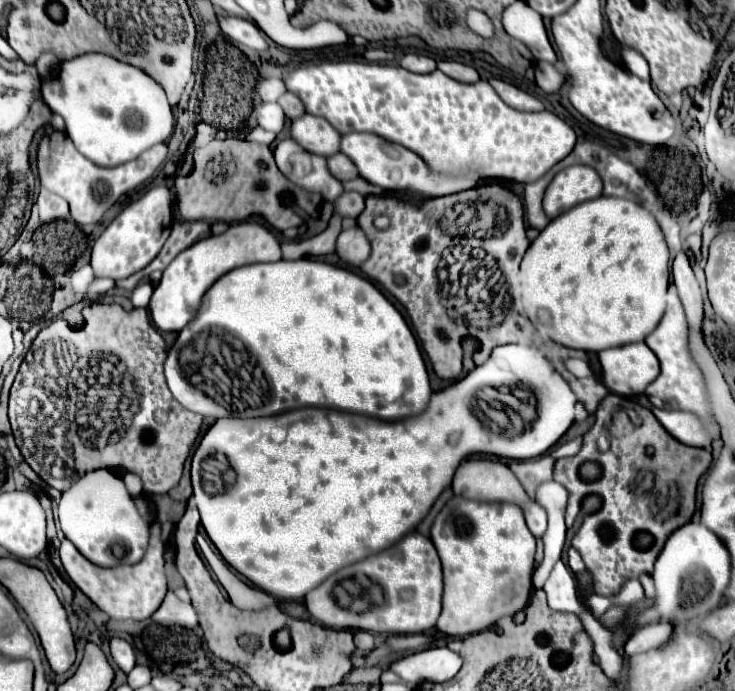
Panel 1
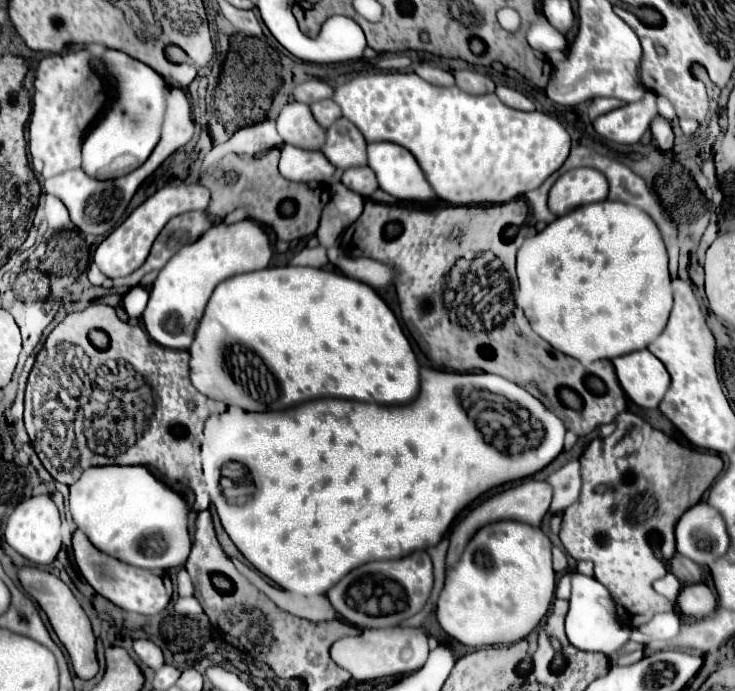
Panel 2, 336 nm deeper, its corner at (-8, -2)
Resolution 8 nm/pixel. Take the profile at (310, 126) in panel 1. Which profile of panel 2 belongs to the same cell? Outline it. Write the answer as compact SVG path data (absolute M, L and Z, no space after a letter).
M340 117L326 129L326 143L322 153L338 169L366 165L366 141L356 125Z

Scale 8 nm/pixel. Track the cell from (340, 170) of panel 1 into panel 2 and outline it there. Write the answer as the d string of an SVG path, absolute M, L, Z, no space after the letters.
M352 167L352 169L346 169L344 175L342 175L342 183L348 189L360 193L362 197L370 197L378 189L376 175L370 171L370 167Z

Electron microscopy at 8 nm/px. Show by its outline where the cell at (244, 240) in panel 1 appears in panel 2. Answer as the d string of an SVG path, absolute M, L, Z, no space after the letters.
M244 219L232 225L220 223L210 227L196 243L182 247L154 281L148 307L142 313L148 335L162 347L188 349L214 287L232 275L266 269L270 259L270 239L256 221Z

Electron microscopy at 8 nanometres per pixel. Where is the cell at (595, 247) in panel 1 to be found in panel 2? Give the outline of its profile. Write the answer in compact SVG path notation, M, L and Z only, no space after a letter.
M600 201L582 205L544 231L524 241L518 251L518 301L530 327L554 349L592 363L596 359L614 359L638 349L646 349L660 331L664 331L672 309L672 285L668 273L668 255L662 235L648 213L620 201Z

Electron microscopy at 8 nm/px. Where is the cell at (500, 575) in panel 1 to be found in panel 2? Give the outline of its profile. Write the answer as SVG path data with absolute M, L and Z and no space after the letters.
M520 521L488 523L468 541L460 559L448 567L446 583L436 605L436 617L440 627L452 639L468 647L510 645L528 637L528 633L542 621L554 597L554 583L550 539L540 529Z

